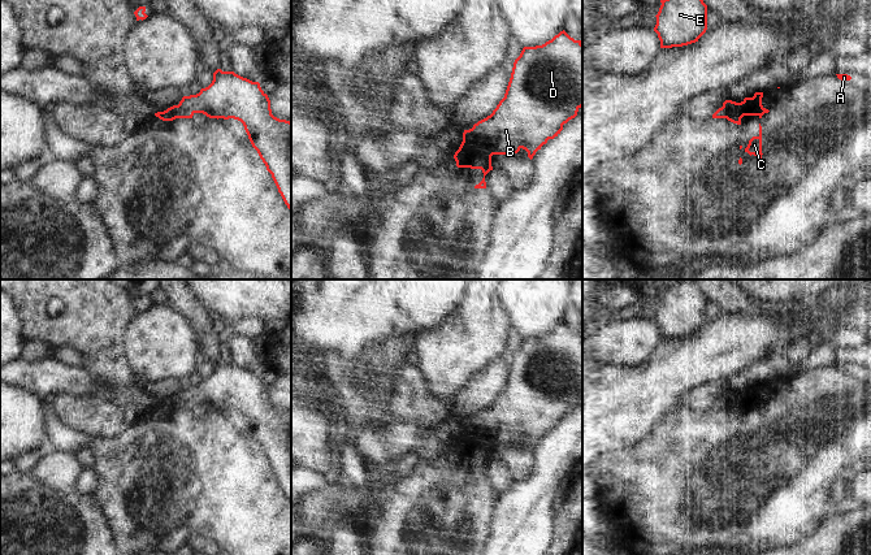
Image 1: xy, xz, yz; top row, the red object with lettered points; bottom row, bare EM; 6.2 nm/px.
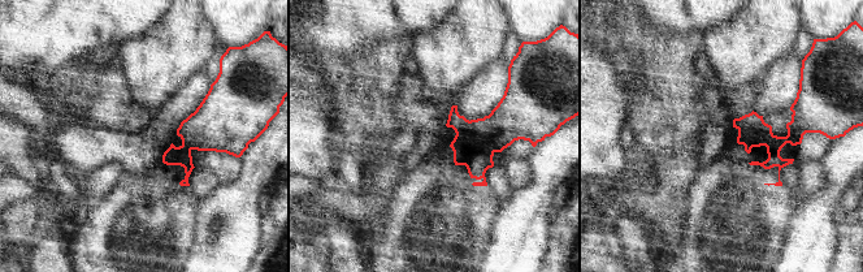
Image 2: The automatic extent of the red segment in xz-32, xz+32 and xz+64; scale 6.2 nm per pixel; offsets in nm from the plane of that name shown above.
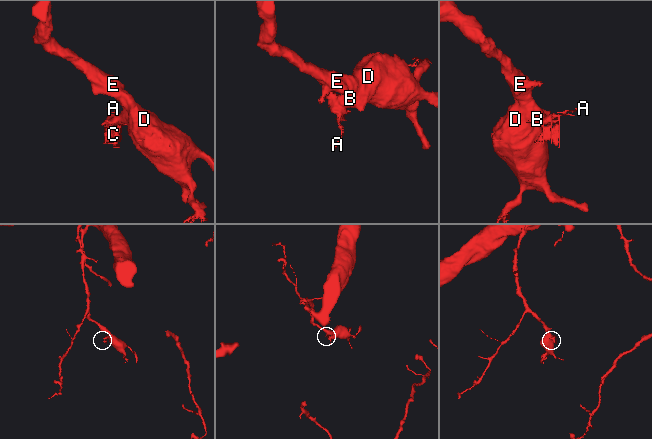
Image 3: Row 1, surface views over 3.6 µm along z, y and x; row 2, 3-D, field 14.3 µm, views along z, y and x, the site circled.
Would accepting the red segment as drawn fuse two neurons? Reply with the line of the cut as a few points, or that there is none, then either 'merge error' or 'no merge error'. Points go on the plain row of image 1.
cut in xz along (469, 420), (469, 425), (493, 445); merge error

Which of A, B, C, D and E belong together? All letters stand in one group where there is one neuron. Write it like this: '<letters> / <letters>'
A C / B D E

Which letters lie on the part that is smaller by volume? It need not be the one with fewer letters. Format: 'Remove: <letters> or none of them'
Remove: A, C

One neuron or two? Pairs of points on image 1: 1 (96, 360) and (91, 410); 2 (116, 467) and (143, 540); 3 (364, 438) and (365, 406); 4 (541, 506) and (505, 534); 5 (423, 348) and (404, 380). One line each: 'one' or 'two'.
1: two
2: one
3: two
4: one
5: two

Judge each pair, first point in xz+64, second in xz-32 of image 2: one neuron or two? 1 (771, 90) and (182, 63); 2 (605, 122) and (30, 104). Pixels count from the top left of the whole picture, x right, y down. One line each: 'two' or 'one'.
1: two
2: two

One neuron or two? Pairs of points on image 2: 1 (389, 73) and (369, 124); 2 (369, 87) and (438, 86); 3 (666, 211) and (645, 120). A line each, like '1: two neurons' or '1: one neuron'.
1: one neuron
2: two neurons
3: one neuron

